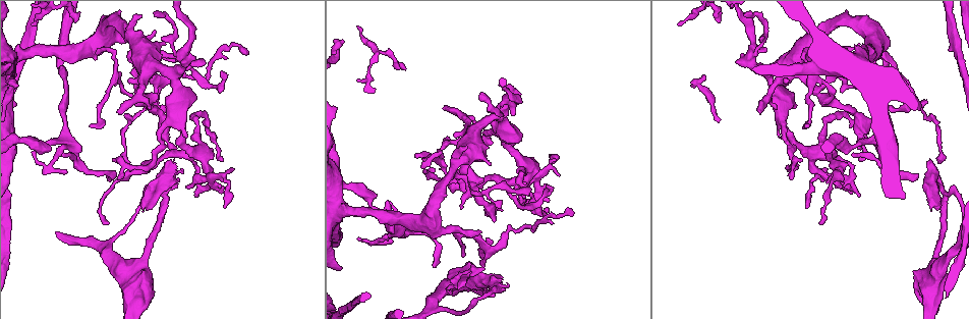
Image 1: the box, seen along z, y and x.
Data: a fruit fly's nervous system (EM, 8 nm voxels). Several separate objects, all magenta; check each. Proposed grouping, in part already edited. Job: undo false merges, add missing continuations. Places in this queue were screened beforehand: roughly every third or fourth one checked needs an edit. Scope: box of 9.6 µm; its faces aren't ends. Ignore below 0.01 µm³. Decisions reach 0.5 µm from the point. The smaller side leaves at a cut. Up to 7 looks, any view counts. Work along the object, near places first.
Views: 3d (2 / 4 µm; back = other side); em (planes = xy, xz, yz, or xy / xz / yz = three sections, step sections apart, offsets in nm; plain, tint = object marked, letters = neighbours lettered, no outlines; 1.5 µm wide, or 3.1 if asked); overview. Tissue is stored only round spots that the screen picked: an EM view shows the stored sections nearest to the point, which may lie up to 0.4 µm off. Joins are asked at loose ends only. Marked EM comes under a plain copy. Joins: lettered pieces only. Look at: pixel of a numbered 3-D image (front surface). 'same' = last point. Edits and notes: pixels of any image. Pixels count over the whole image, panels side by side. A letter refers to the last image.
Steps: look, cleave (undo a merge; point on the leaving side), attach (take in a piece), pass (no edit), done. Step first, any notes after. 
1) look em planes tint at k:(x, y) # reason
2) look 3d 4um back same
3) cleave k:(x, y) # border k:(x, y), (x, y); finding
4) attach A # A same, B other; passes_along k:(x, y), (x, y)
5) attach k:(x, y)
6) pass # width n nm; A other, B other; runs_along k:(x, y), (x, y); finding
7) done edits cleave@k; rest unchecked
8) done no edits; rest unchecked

look 3d 2um at 1:(53, 161) # abrupt turn

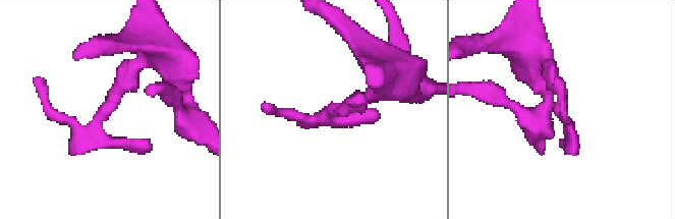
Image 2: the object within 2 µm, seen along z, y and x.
look em xz step 4 letters at 2:(332, 105)

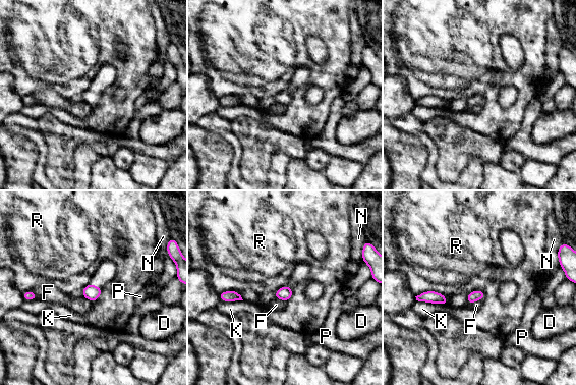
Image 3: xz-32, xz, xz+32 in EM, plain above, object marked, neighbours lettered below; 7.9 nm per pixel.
pass # D other, F other, K other, N other, P other, R other; border 3:(274, 291), (288, 285), (293, 295); one neuron here

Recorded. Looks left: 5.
look 3d 2um at 1:(884, 53) # abrupt turn

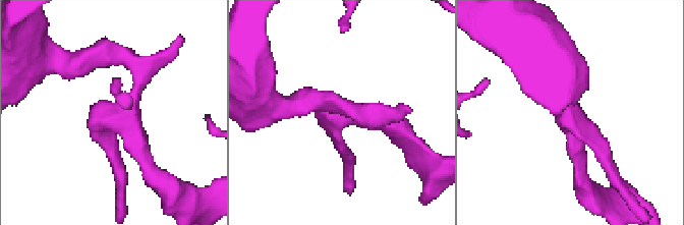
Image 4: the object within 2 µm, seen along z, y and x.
look em xz step 8 tint at 4:(127, 112)

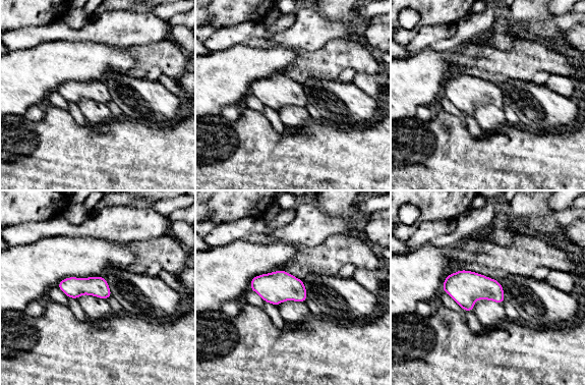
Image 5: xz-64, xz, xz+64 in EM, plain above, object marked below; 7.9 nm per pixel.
look em xz step 8 letters same

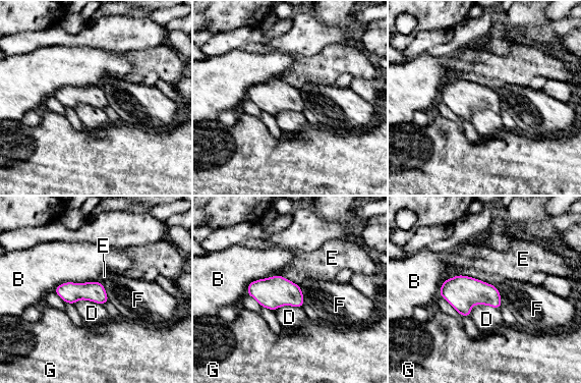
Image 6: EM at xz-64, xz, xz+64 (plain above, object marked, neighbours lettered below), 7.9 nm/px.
pass # B other, D other, E other, F other, G other; border 6:(499, 310), (473, 305), (469, 316); continuous, no second neuron

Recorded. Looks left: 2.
look em planes letters at 1:(572, 209) # free end

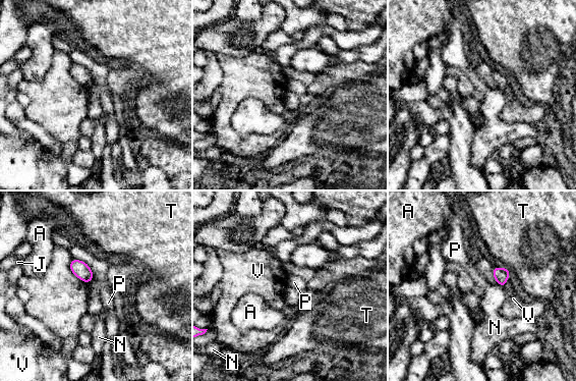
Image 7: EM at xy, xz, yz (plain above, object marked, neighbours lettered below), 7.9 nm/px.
pass # A other, J other, N other, P other, T other, V other; border 7:(94, 278), (89, 284); none of them fits

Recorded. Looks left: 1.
done no edits; rest unchecked

